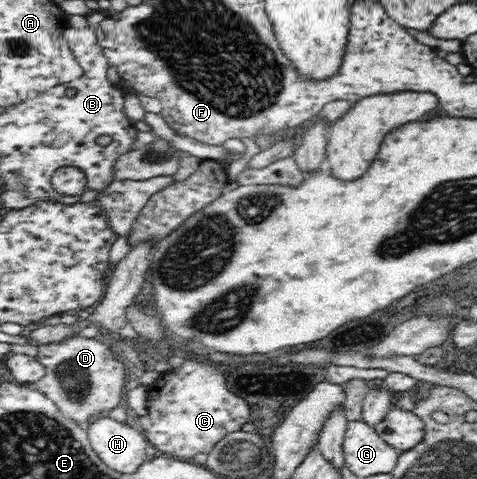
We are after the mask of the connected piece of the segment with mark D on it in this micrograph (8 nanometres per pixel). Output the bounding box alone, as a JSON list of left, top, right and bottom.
[31,333,127,426]

